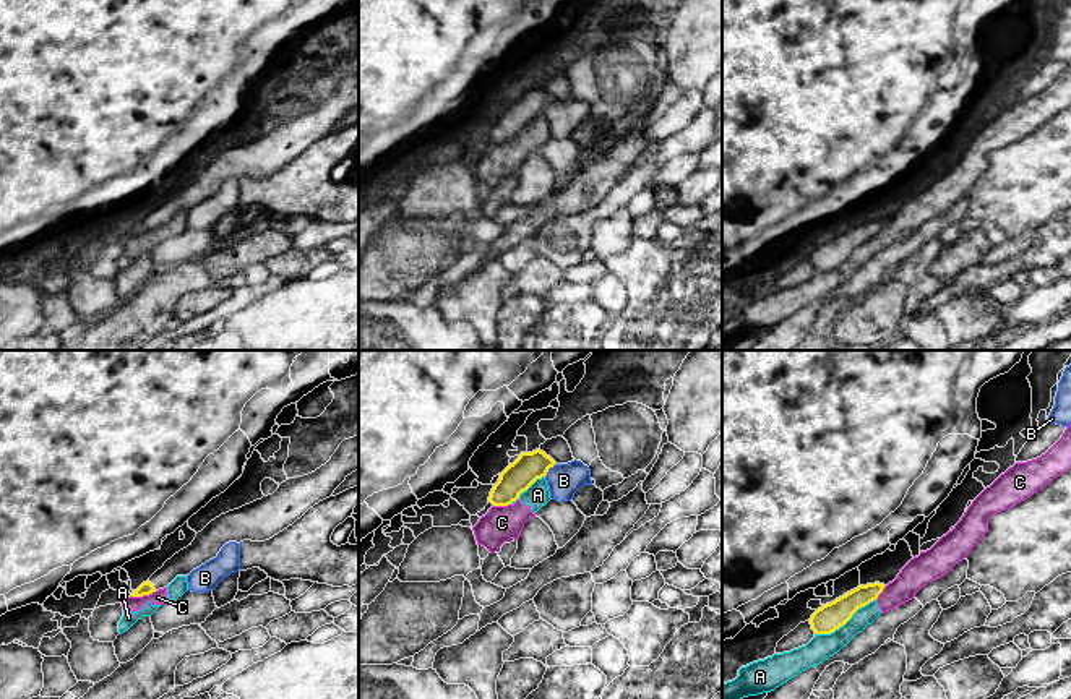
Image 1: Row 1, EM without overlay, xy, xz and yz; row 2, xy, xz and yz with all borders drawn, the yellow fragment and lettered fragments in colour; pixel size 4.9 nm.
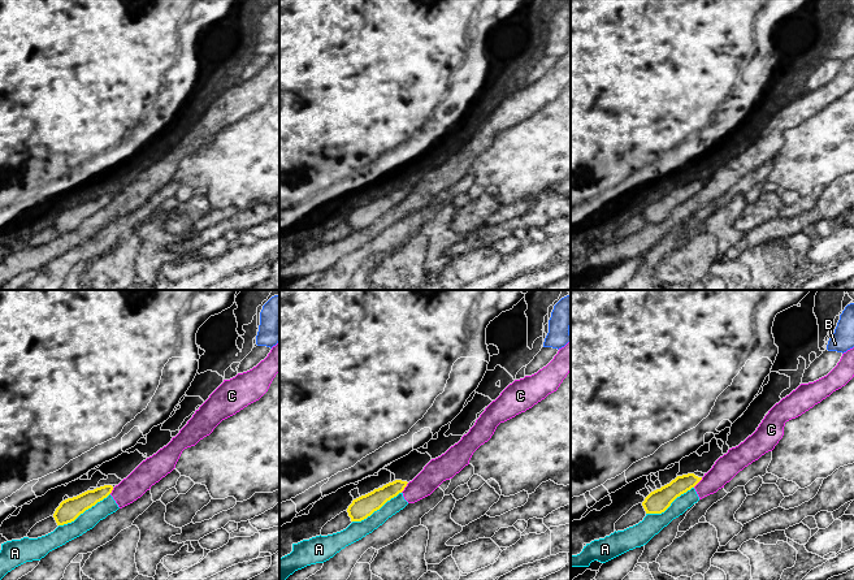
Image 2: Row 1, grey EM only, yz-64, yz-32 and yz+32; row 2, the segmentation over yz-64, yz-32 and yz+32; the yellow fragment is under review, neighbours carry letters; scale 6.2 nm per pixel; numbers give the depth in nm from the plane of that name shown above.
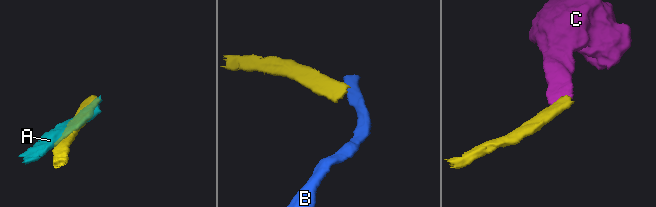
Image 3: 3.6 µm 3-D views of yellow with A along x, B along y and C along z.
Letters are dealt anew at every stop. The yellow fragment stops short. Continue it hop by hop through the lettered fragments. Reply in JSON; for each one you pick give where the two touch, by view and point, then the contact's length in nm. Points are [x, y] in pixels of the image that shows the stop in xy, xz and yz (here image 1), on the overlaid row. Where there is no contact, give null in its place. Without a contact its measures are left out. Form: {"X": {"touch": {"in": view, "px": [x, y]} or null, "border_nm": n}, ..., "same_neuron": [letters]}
{"same_neuron": []}

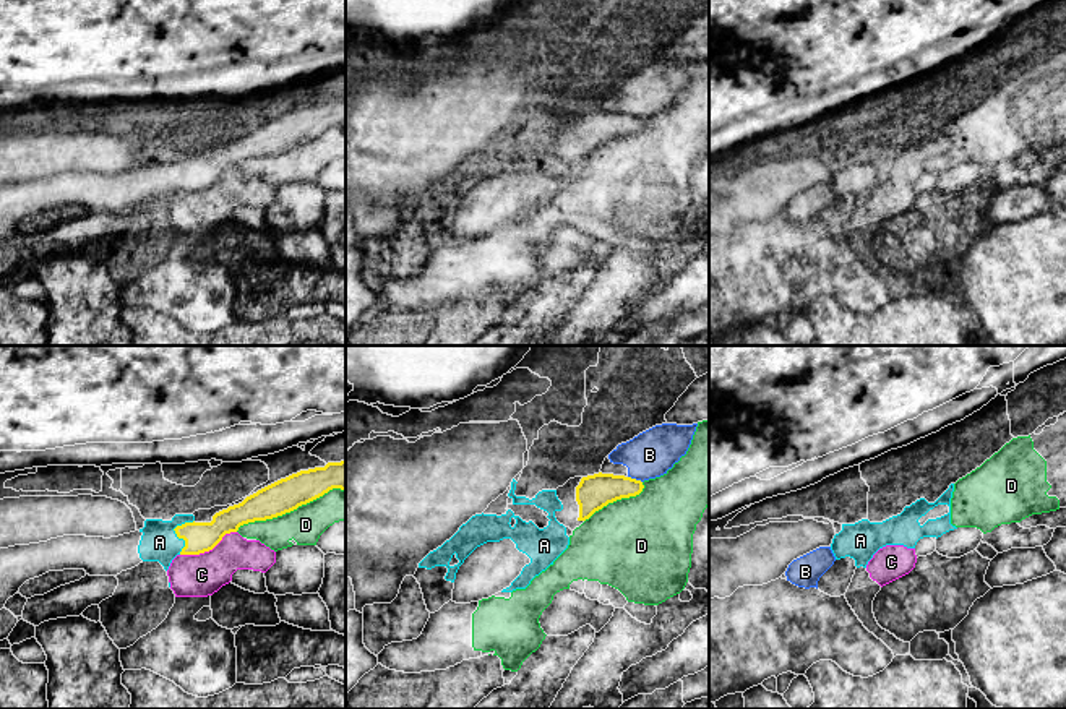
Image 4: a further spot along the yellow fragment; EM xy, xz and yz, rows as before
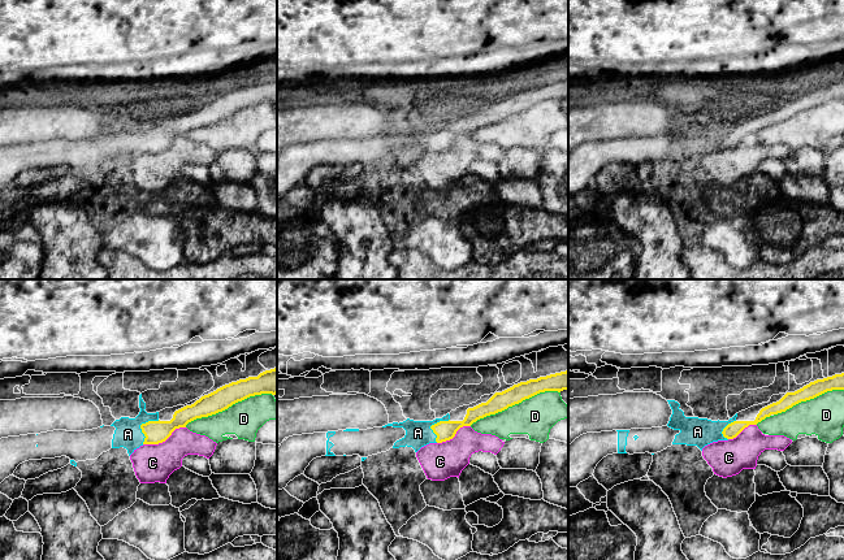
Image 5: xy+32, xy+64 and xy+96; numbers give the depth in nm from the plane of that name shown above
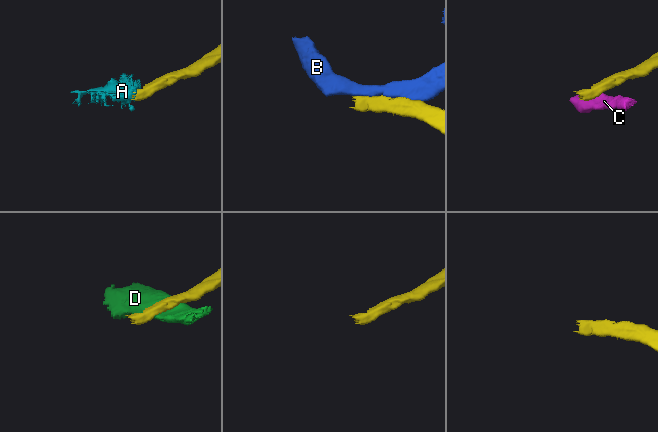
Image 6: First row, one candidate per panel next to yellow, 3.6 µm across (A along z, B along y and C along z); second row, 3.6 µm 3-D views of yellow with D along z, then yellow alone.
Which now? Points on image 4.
{"A": {"touch": {"in": "xy", "px": [176, 532]}, "border_nm": 190}, "same_neuron": ["A"]}

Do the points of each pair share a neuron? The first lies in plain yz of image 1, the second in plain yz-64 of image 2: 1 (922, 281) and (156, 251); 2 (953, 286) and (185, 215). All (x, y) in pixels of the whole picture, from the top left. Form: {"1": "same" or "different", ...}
{"1": "same", "2": "different"}

